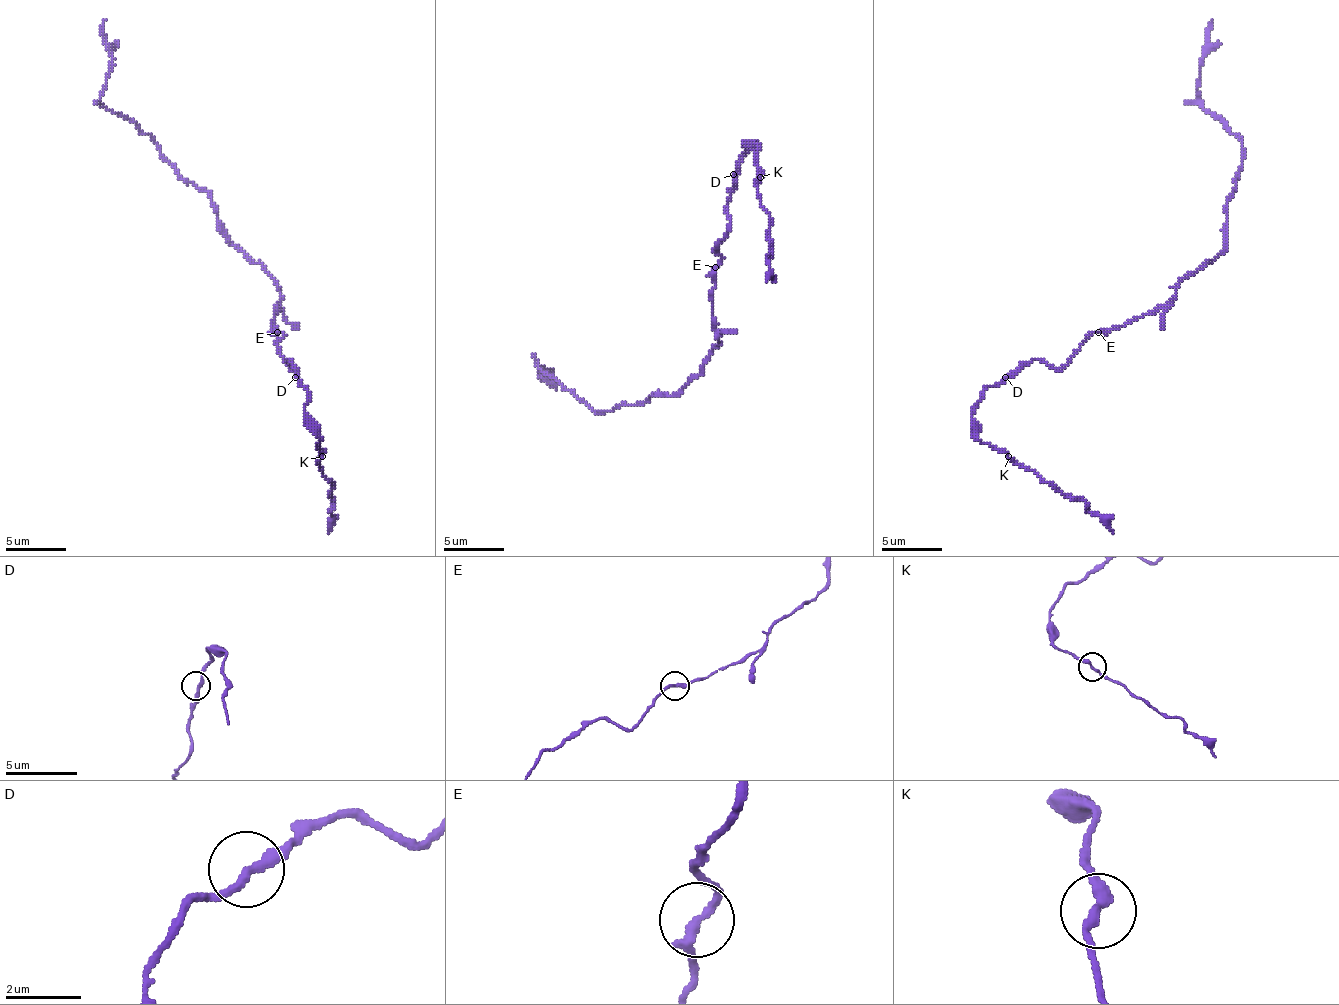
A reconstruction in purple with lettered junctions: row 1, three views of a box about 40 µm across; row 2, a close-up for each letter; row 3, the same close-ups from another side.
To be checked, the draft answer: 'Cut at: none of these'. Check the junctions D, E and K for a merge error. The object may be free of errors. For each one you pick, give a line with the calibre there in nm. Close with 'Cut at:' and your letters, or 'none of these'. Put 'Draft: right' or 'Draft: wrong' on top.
Draft: right
Cut at: none of these

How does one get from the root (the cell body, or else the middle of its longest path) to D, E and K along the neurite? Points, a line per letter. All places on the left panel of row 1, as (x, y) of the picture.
D: (274, 317), (274, 326), (283, 335), (277, 344), (277, 353), (292, 368), (289, 359), (292, 362), (295, 377)
E: (274, 317), (277, 332)
K: (274, 317), (283, 335), (277, 353), (292, 368), (292, 362), (307, 389), (307, 428), (322, 455)

